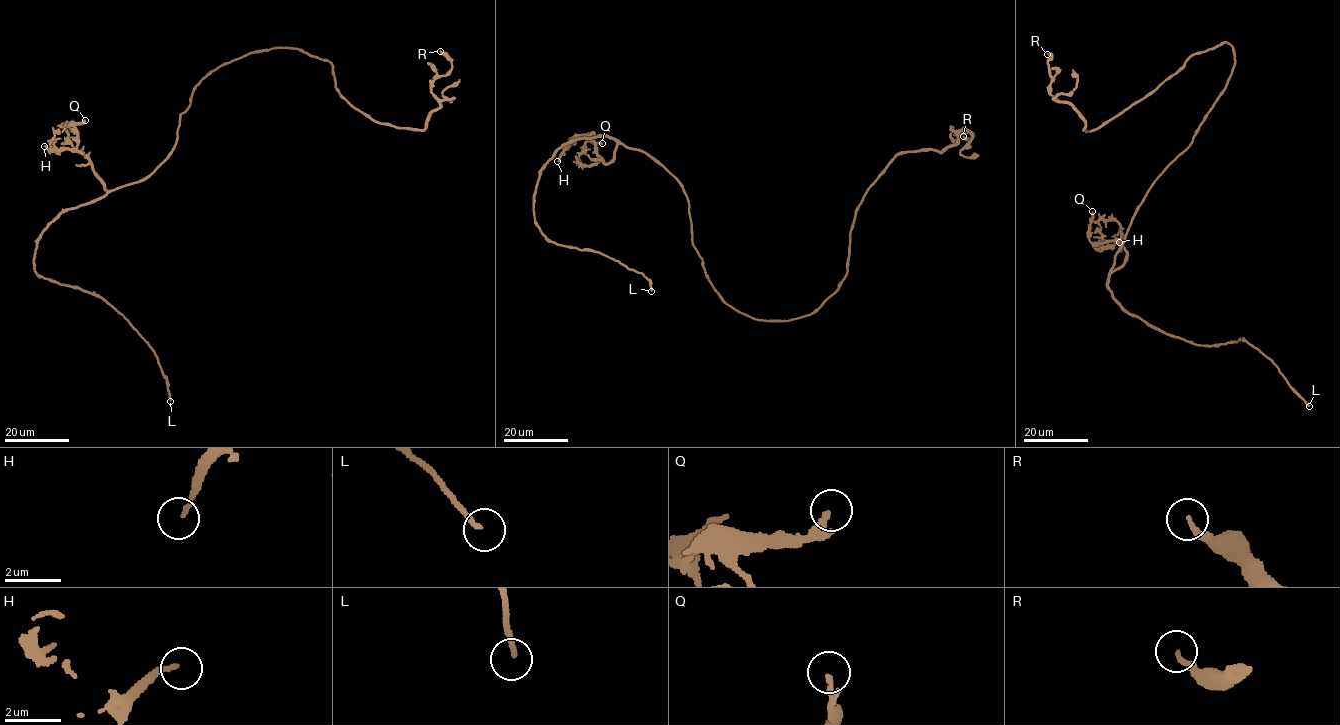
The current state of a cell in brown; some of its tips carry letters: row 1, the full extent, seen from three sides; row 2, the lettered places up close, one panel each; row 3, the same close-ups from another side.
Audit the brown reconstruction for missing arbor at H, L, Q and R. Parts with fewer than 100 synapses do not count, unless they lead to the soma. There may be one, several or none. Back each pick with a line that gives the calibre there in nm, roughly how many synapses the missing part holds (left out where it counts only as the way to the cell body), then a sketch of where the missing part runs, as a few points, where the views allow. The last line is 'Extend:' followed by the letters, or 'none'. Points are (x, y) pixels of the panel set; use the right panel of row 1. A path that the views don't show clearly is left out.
Extend: none

